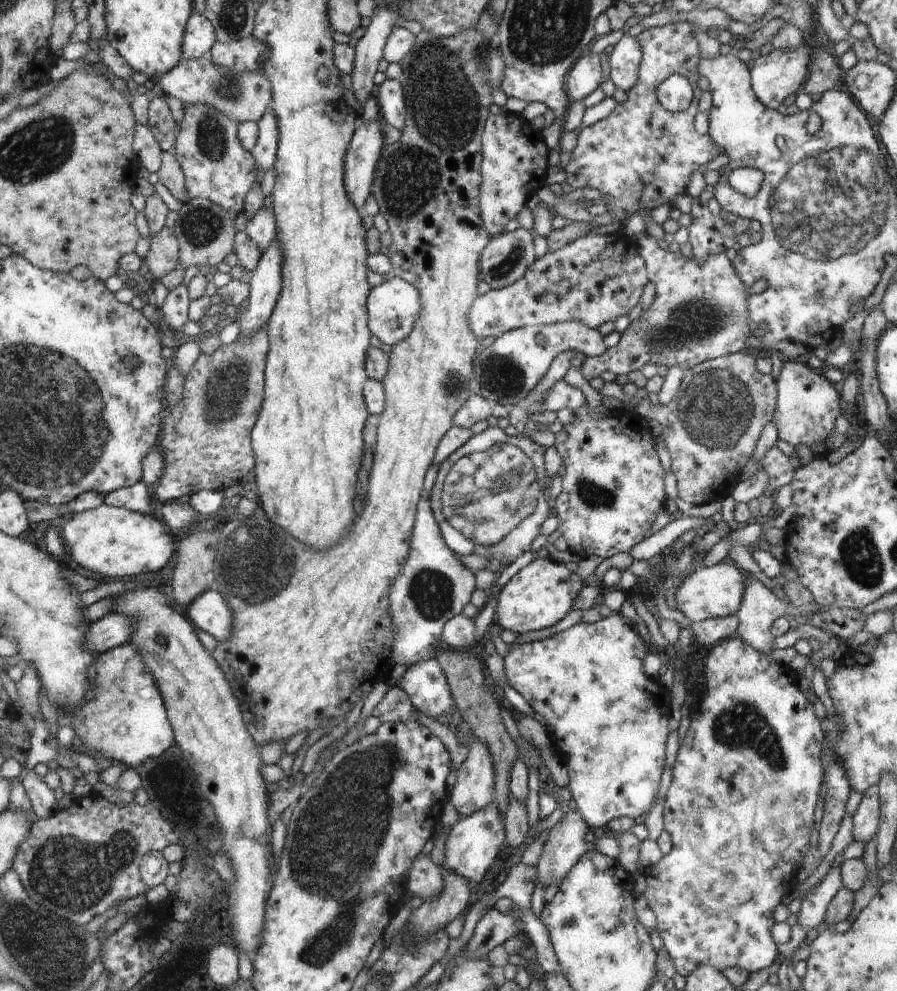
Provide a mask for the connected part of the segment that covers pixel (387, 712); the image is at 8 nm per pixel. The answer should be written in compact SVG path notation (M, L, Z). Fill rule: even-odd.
M394 686L378 703L372 715L380 719L381 723L406 721L416 719L412 716L413 705L404 690Z

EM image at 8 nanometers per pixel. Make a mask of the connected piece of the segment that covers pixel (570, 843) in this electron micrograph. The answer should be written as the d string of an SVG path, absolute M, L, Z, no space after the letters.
M569 811L550 830L544 850L534 867L536 880L544 890L551 884L562 884L566 874L588 852L587 839L595 833L582 820L578 811Z

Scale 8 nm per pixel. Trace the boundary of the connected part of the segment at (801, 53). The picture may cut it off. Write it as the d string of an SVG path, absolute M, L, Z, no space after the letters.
M805 42L782 52L767 48L758 60L754 60L752 68L749 68L752 91L756 99L766 108L777 110L788 96L801 91L808 76L808 64L810 64L810 48Z

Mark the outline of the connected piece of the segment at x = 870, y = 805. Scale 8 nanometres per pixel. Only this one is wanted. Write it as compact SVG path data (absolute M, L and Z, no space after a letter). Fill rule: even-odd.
M872 786L863 793L864 797L853 815L854 840L866 844L874 836L879 826L880 802L878 802L878 786Z

